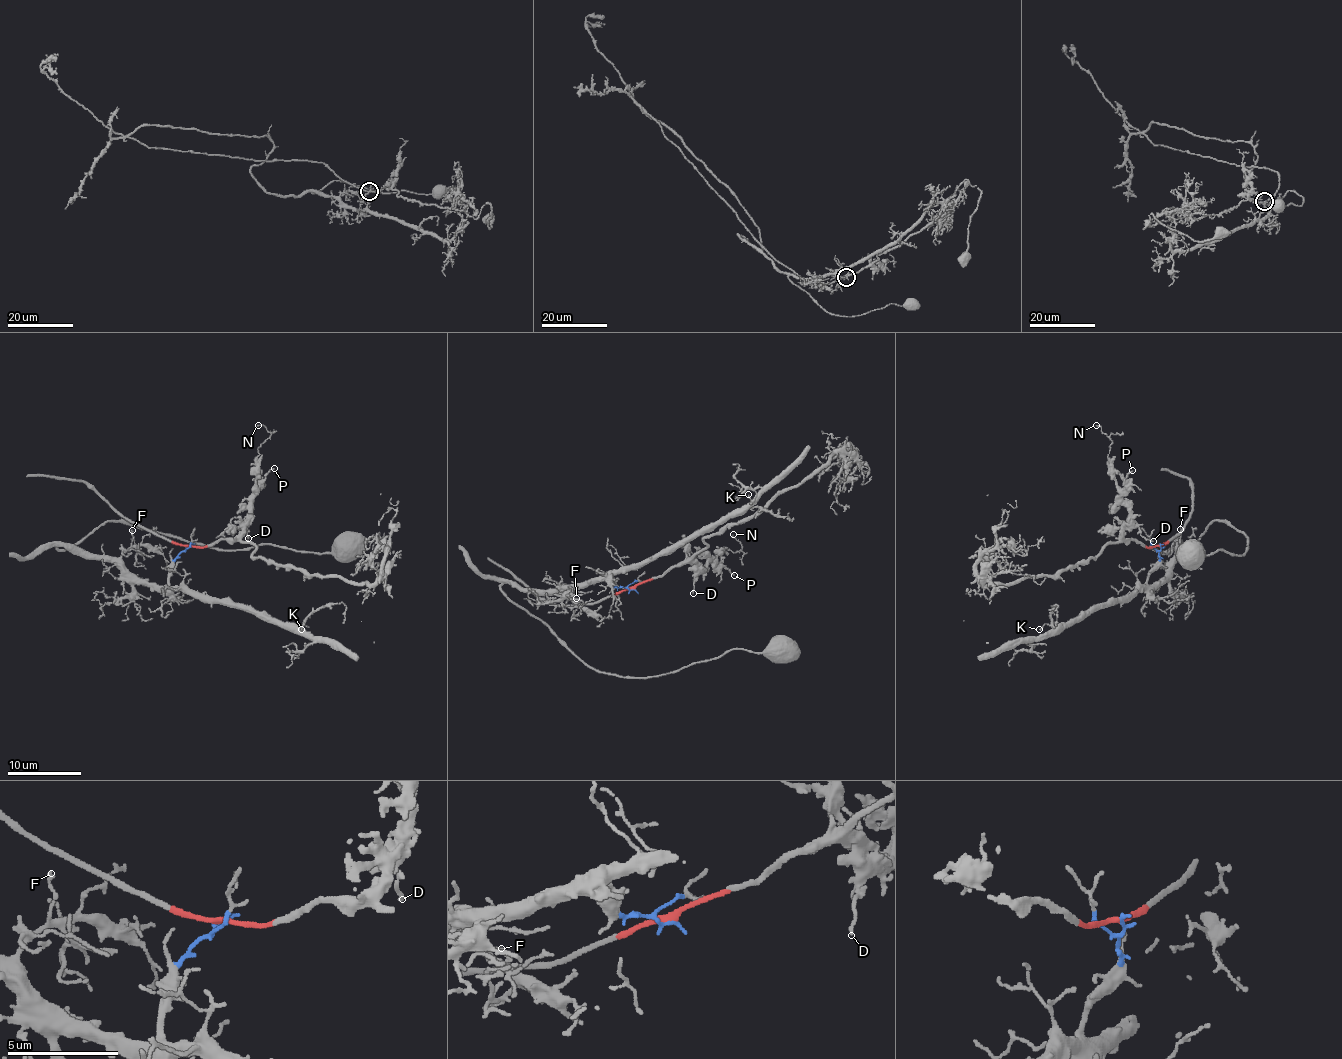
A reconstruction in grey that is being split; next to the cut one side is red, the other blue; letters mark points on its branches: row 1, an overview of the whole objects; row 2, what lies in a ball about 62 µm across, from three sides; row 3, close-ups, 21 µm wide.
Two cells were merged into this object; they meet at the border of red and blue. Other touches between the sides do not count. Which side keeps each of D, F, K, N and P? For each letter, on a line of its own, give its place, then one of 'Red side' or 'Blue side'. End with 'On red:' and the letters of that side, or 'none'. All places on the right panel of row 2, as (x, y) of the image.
D: Place: (1153, 541). Red side
F: Place: (1180, 529). Blue side
K: Place: (1039, 629). Blue side
N: Place: (1096, 425). Red side
P: Place: (1132, 470). Red side
On red: D, N, P

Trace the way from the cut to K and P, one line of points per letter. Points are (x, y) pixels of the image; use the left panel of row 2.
K: (190, 545), (174, 560), (169, 583), (172, 587), (188, 587), (240, 603), (284, 623), (303, 624), (302, 630)
P: (190, 545), (205, 547), (219, 539), (236, 537), (250, 511), (253, 489), (273, 468)

